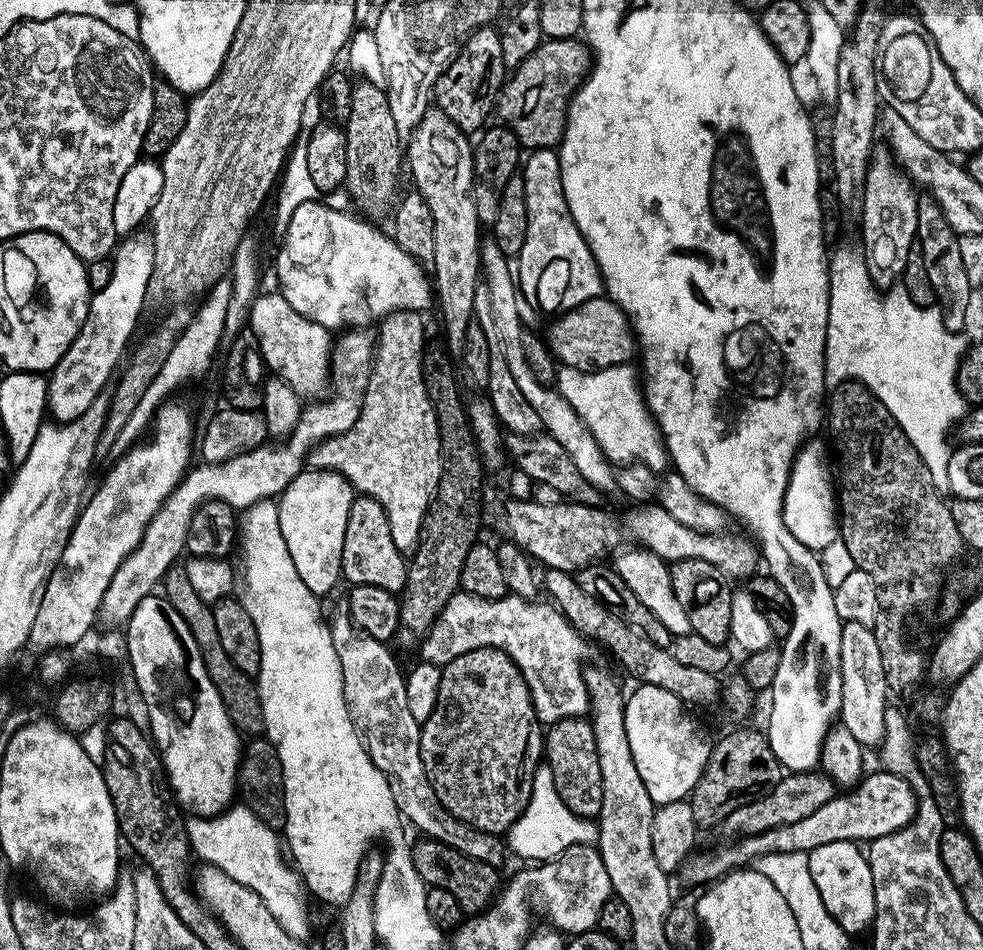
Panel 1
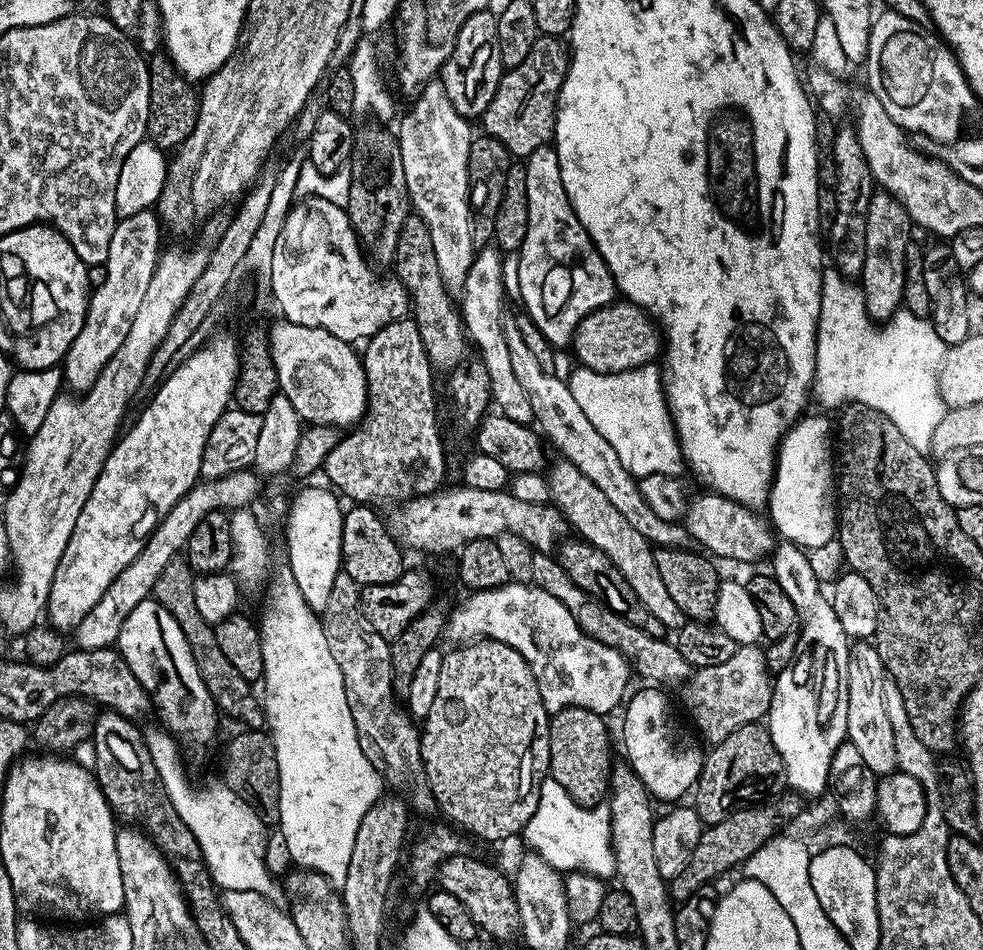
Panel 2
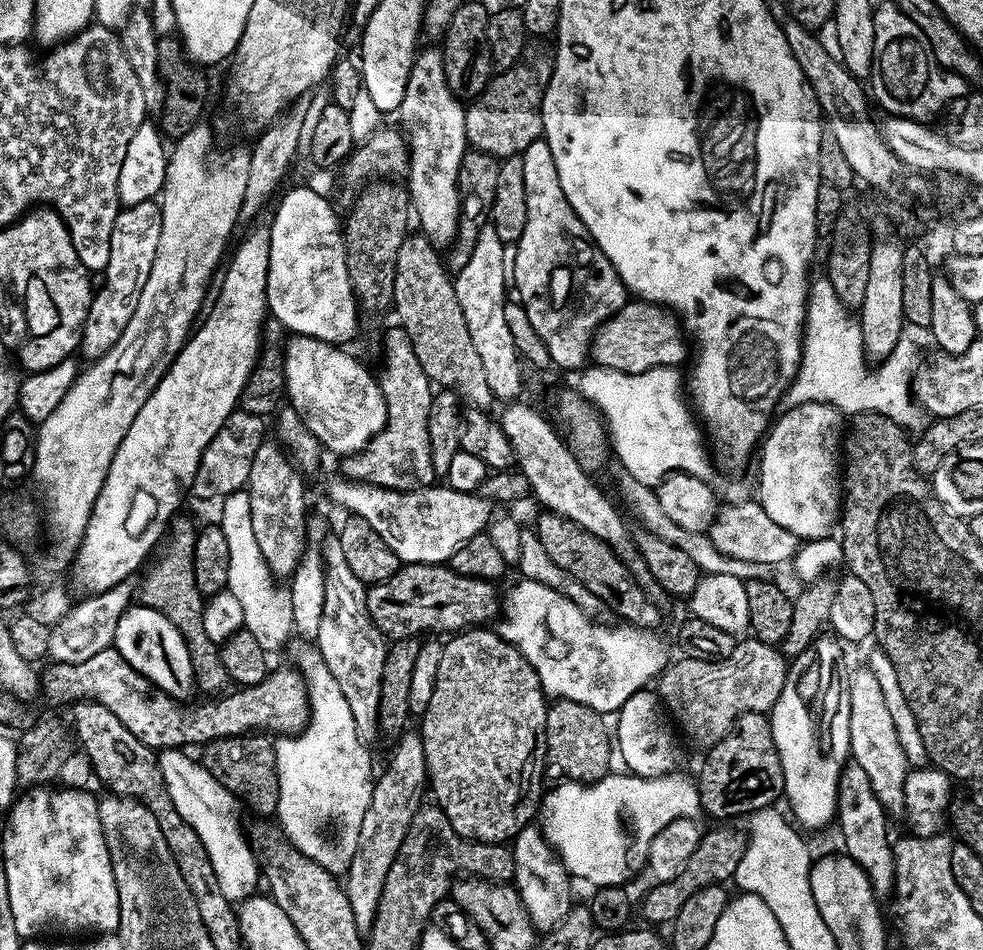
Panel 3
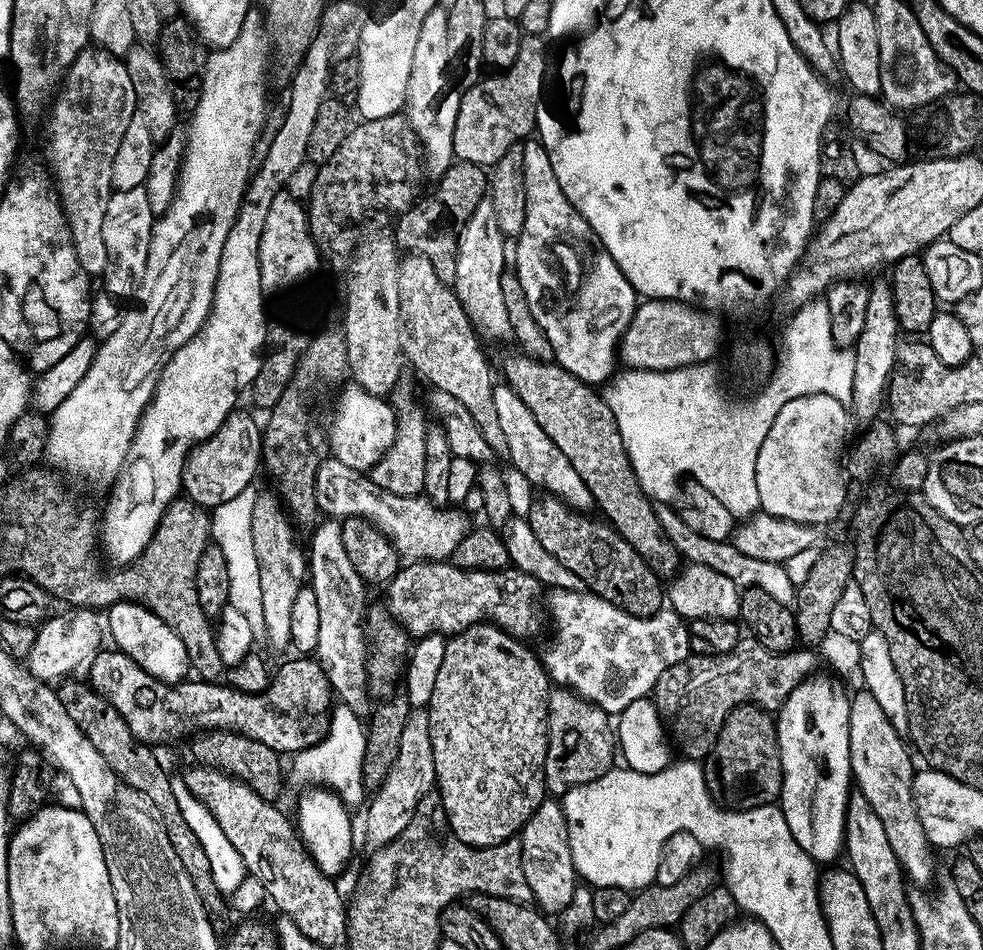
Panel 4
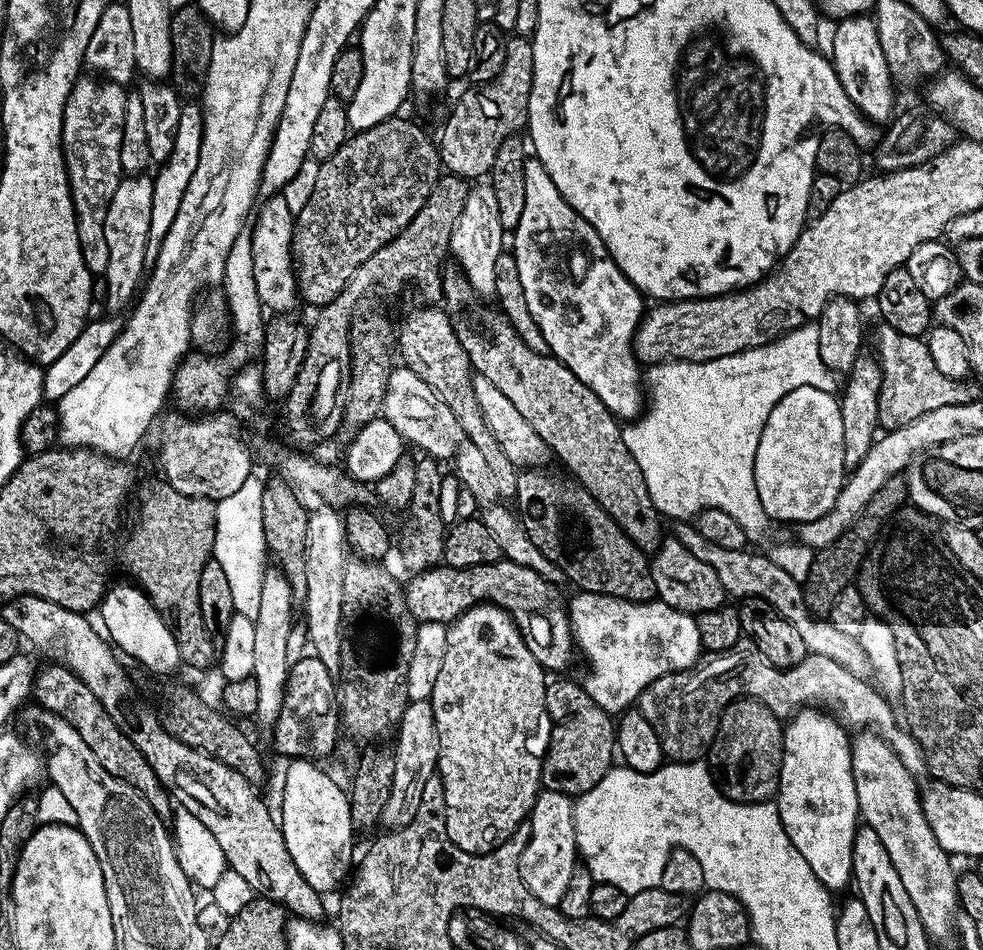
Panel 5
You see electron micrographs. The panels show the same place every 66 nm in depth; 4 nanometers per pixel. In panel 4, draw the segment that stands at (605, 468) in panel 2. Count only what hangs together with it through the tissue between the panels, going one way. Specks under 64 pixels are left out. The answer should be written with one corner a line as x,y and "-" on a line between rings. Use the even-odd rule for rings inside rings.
657,503
656,513
658,514
658,522
662,522
662,530
666,530
666,538
670,538
670,542
674,542
674,546
687,563
708,566
712,570
724,574
740,590
745,588
766,590
766,594
772,595
778,602
789,606
795,605
797,585
793,584
791,578
788,577
788,570
785,565
750,558
747,554
742,554
742,550
738,550
735,543
728,540
702,538
702,534
690,530
690,526
686,526
686,522
682,522
679,511
671,503

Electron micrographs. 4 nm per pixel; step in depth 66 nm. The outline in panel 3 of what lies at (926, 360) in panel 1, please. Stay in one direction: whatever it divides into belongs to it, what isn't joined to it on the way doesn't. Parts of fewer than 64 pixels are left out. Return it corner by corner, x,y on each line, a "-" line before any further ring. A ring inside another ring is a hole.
827,278
813,279
804,313
800,369
796,371
796,379
788,386
787,399
790,398
792,404
832,404
841,414
876,412
880,416
890,417
895,424
912,430
916,424
918,408
910,399
910,377
914,367
912,368
912,352
907,348
907,343
897,345
888,359
877,367
880,369
873,376
868,376
864,364
866,365
866,357
859,319
846,311

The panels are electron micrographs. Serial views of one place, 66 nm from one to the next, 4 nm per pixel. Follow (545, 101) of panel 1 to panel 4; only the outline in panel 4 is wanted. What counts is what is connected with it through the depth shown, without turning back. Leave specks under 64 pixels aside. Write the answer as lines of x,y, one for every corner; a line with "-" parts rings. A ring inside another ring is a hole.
521,35
518,54
514,54
514,66
485,75
480,83
463,89
458,106
458,122
454,122
454,157
456,160
474,162
481,166
493,166
506,150
529,139
536,130
536,111
546,92
544,75
550,72
550,56
544,45
544,36

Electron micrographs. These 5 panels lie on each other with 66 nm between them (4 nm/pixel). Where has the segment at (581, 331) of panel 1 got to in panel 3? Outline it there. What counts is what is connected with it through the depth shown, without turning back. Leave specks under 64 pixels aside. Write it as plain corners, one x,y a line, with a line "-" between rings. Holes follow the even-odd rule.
639,298
629,299
592,335
590,360
593,365
626,374
642,374
655,368
676,368
690,356
690,344
675,312

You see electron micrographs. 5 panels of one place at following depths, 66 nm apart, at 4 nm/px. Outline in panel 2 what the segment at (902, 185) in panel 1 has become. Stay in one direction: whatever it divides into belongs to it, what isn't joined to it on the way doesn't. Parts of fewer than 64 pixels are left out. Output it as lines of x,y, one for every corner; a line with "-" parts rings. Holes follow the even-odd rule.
873,191
870,210
866,218
866,262
862,273
862,287
868,316
873,322
886,322
901,311
904,302
904,265
914,225
902,202
889,192

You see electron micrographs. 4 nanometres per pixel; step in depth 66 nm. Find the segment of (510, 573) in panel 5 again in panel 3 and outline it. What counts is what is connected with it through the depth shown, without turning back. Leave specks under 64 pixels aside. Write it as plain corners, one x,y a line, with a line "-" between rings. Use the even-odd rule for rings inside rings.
406,564
400,567
398,571
390,578
386,578
382,582
371,585
367,589
368,597
364,603
364,607
367,611
368,617
372,619
372,624
375,626
382,635
389,641
393,640
410,640
419,637
421,634
419,632
428,632
424,634
440,634
436,632
444,632
443,634
455,634
458,632
465,631
473,626
484,626
489,622
487,620
495,621
497,617
501,615
502,612
502,596
501,593
496,593
497,585
490,580
479,580
478,578
466,578
462,574
458,574
450,566
445,566
442,564

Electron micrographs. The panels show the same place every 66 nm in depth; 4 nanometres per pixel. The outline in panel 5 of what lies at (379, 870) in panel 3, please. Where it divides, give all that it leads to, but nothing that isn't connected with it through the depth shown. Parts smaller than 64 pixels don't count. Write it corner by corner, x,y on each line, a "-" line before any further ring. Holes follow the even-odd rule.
431,700
408,701
394,739
396,739
396,744
394,743
394,783
390,785
390,798
386,801
386,810
382,810
382,818
380,819
380,824
388,830
402,828
410,822
410,818
414,818
418,805
421,804
422,789
437,771
436,763
440,757
440,747
438,746
438,726
434,726
434,710

